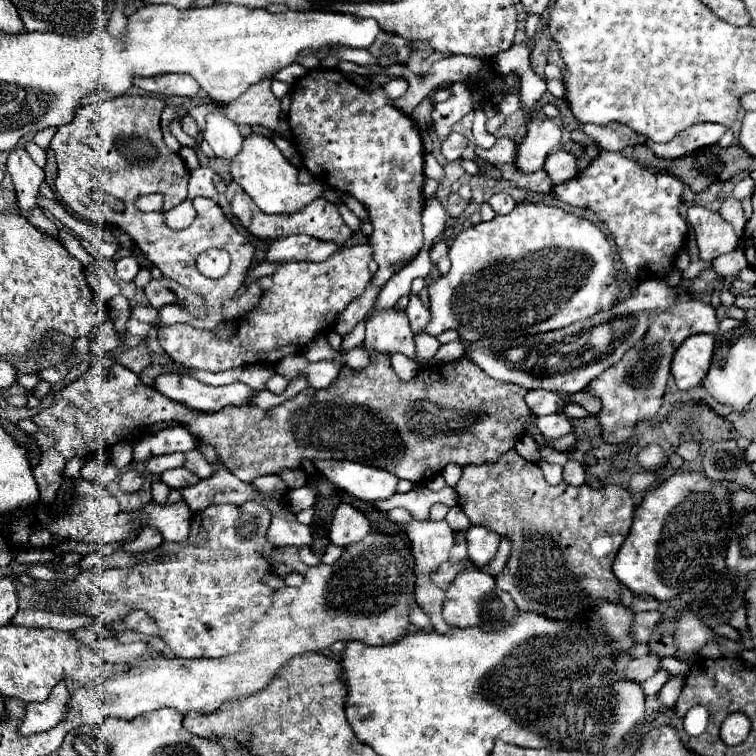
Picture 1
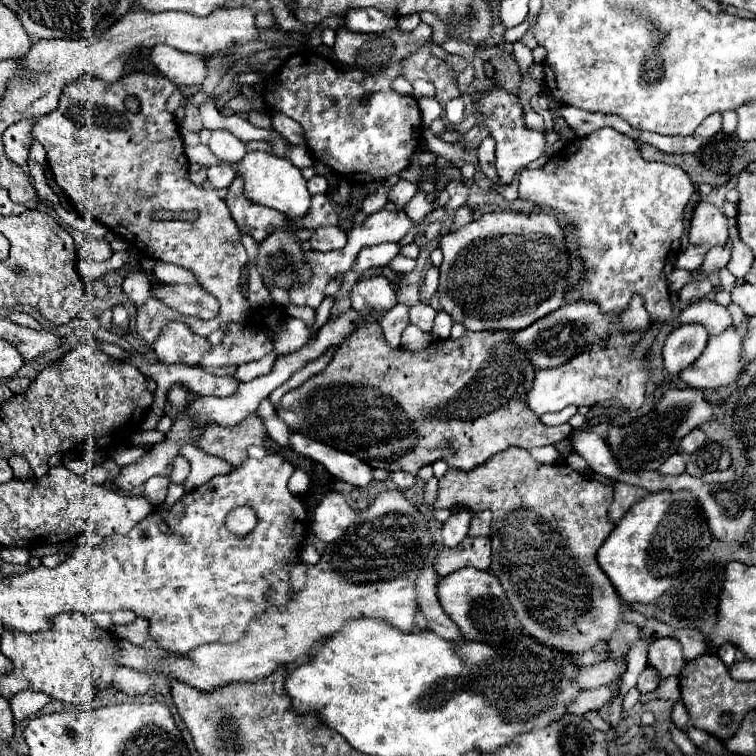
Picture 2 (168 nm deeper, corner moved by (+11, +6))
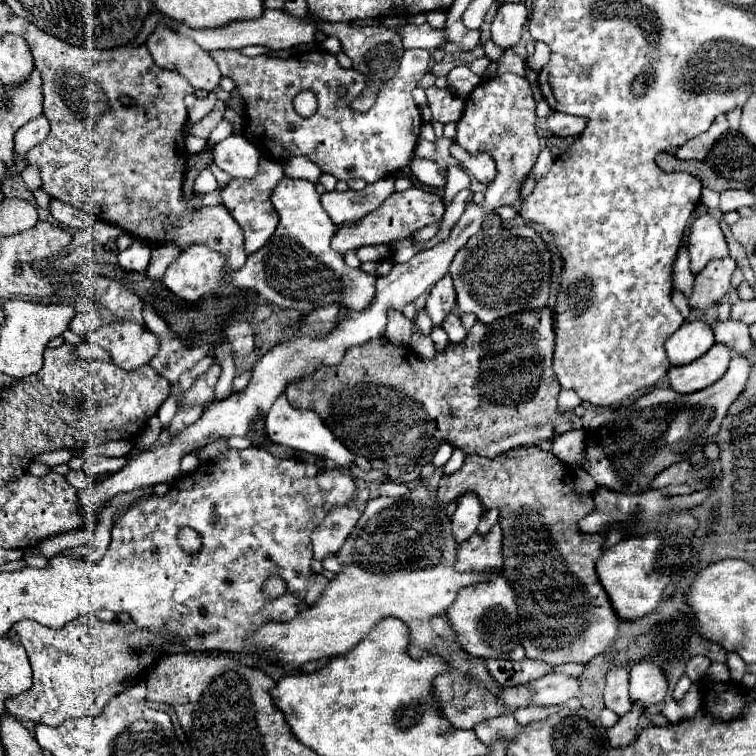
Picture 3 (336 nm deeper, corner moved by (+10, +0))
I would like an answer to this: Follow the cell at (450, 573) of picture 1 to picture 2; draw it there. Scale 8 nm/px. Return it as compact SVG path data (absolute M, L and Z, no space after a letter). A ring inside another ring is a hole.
M467 536L455 548L443 548L437 558L439 576L447 576L463 566L473 566L477 570L491 568L491 540L489 536Z

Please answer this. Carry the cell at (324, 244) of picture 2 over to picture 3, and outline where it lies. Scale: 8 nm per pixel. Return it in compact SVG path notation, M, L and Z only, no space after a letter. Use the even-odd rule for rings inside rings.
M410 188L406 192L394 192L390 198L384 200L384 204L380 208L376 208L374 212L366 214L358 224L346 224L342 226L336 236L332 238L332 248L340 254L346 254L350 250L356 250L364 244L386 244L392 242L396 238L406 238L412 236L416 230L440 222L444 214L444 206L442 206L442 198L438 194L426 192L422 188Z

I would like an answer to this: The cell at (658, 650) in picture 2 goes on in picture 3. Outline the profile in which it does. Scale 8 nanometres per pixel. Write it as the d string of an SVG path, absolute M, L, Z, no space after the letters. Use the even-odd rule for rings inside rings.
M636 662L630 670L630 698L634 702L642 702L646 706L656 706L664 702L668 692L666 674L658 670L656 662Z

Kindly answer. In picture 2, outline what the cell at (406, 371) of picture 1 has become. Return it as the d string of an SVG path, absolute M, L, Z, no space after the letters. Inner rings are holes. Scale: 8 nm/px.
M397 304L393 308L393 312L389 310L383 320L379 322L381 328L383 328L383 334L385 334L385 340L391 348L397 348L401 346L401 334L403 330L407 328L409 324L409 308L405 304Z

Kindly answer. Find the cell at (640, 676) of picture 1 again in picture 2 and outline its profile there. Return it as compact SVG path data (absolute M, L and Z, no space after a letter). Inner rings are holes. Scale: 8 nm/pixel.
M605 660L605 662L597 662L593 666L579 668L579 672L575 676L575 684L581 690L599 688L599 686L605 686L605 684L611 684L611 682L619 680L623 676L625 668L627 668L625 660Z

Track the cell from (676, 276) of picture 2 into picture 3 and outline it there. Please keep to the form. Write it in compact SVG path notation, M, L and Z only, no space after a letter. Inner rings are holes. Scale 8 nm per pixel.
M726 256L720 260L712 260L700 274L696 274L694 288L698 290L698 308L710 308L728 292L734 268L736 260L732 256Z

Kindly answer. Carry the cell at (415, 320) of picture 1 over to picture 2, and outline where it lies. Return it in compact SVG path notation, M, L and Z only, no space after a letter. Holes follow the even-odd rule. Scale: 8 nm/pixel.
M415 304L409 308L409 320L413 326L421 328L423 332L431 332L433 328L433 320L437 316L437 310L427 306L427 304Z

